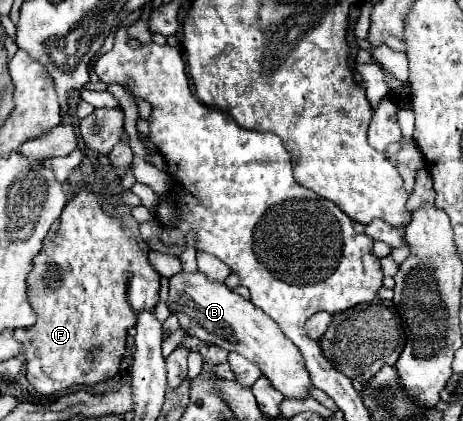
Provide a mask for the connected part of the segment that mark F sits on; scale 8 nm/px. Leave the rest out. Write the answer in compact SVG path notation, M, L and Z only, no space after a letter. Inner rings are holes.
M84 185L78 189L78 193L66 203L60 219L50 227L46 239L44 239L44 247L40 251L40 255L34 259L34 269L32 273L28 275L28 295L30 295L30 303L34 307L34 311L38 313L38 321L36 325L32 325L30 329L18 329L16 331L16 337L20 341L28 341L30 347L26 347L26 377L28 381L32 383L32 387L36 389L36 393L40 395L61 395L65 394L69 388L74 385L94 385L98 381L104 381L112 375L118 373L118 367L120 367L120 359L124 355L124 343L126 343L126 333L130 327L136 325L136 313L134 311L140 311L140 309L150 309L158 303L158 289L160 289L160 275L158 271L150 265L148 261L148 253L142 249L142 245L136 241L136 237L130 233L130 229L126 227L126 223L118 217L112 217L110 213L106 213L102 209L102 193L100 191L94 191L92 187ZM128 255L144 255L144 259L136 259L136 263L130 267L130 261L128 261Z

